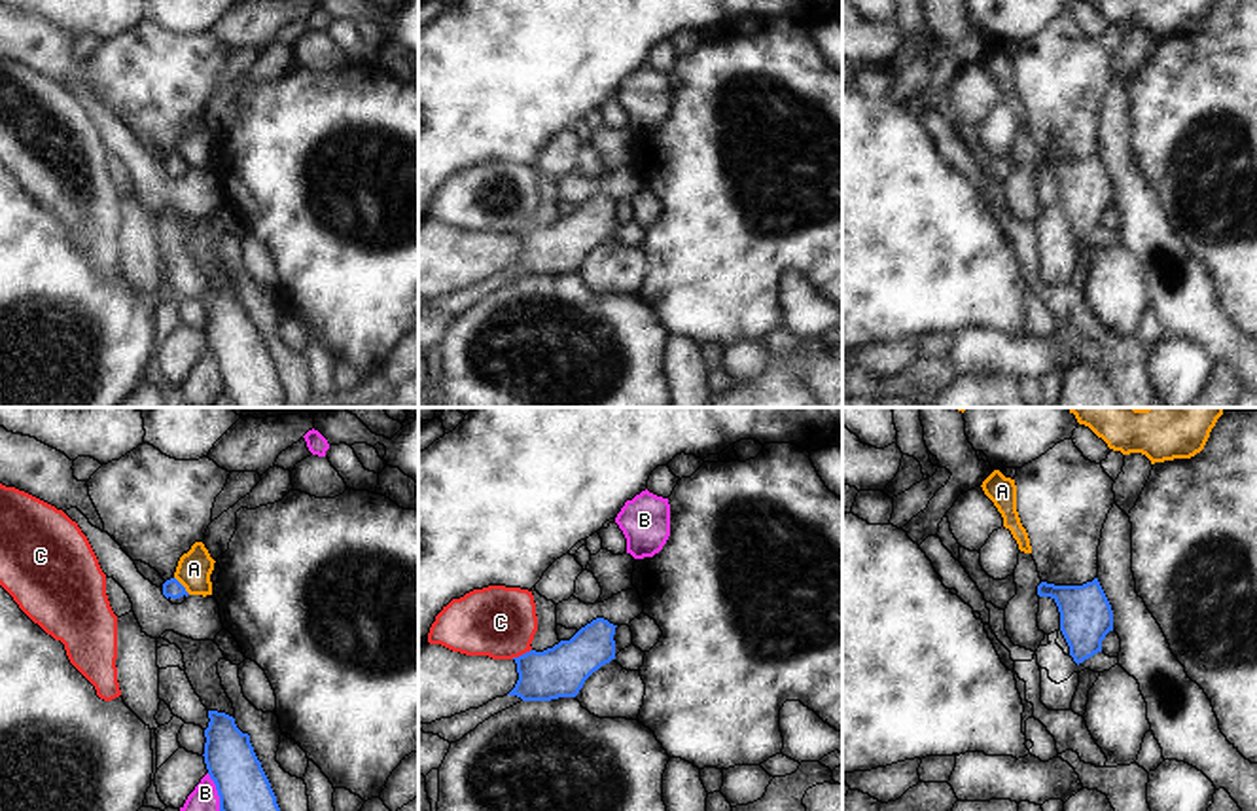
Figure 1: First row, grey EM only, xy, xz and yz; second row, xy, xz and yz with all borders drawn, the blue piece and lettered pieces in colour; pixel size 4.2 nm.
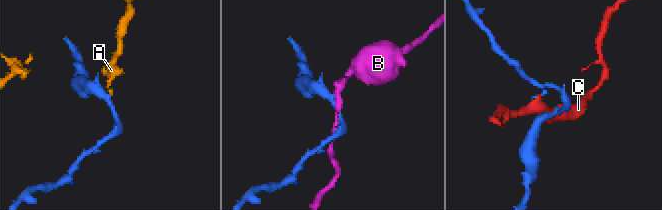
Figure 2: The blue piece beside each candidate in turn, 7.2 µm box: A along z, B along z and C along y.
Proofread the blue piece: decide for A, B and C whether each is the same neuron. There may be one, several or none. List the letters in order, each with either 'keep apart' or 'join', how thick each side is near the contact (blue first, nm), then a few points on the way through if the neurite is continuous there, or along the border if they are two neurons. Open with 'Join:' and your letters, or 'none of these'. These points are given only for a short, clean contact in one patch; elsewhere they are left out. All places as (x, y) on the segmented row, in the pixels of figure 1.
Join: none of these
A: keep apart; calibres 80 and 150 nm; border xy (175, 576), (190, 594)
B: keep apart; calibres 220 and 110 nm; border xy (207, 774), (214, 785), (220, 810)
C: keep apart; calibres 220 and 300 nm; border xz (531, 648), (512, 658)

